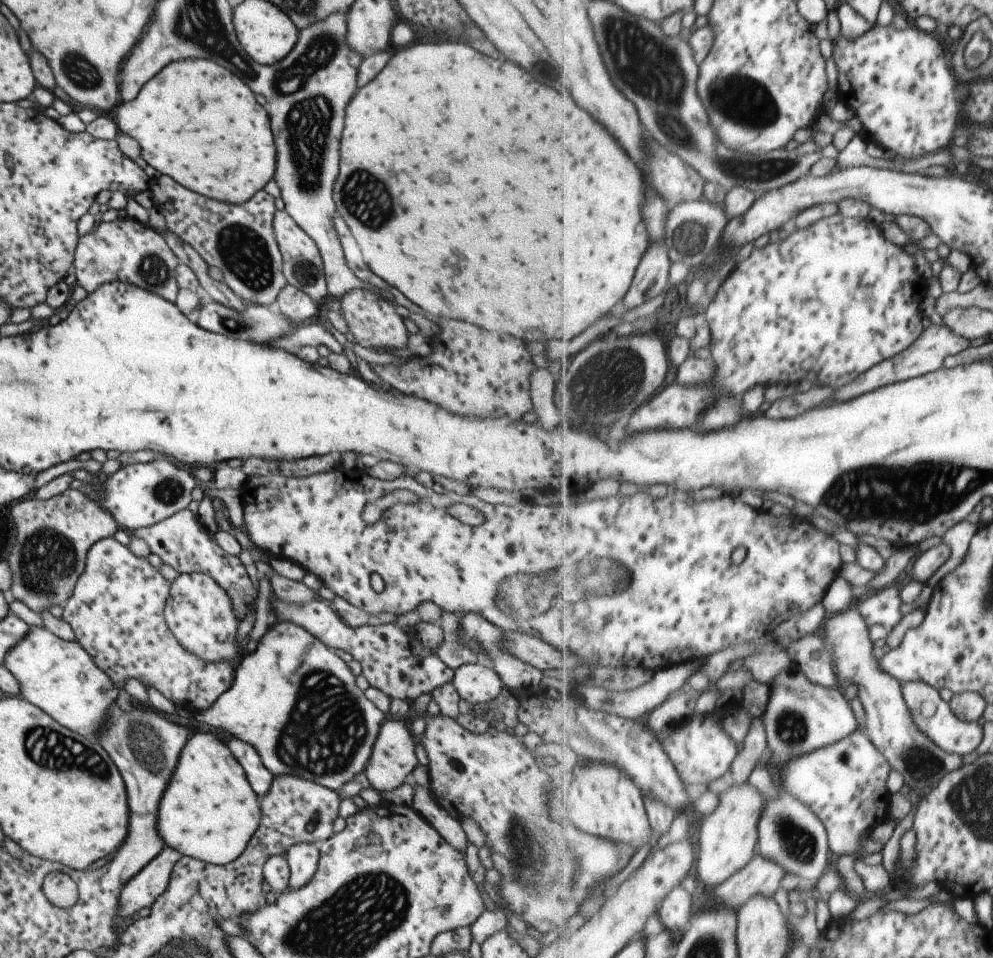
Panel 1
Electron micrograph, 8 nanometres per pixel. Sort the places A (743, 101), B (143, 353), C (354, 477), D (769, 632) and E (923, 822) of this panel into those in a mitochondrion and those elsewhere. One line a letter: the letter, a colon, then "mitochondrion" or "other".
A: mitochondrion
B: other
C: other
D: other
E: other

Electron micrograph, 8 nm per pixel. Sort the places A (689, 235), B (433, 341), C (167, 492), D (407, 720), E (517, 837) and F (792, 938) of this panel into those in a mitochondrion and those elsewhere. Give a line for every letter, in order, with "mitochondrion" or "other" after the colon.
A: mitochondrion
B: other
C: mitochondrion
D: other
E: mitochondrion
F: other

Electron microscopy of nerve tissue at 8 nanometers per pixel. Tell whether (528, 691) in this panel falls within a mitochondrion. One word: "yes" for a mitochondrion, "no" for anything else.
no

